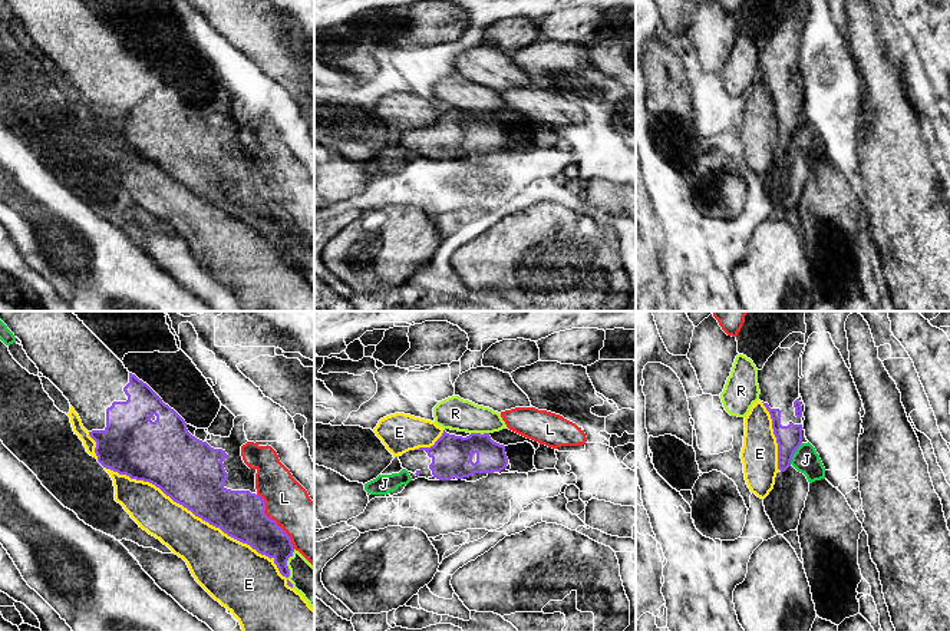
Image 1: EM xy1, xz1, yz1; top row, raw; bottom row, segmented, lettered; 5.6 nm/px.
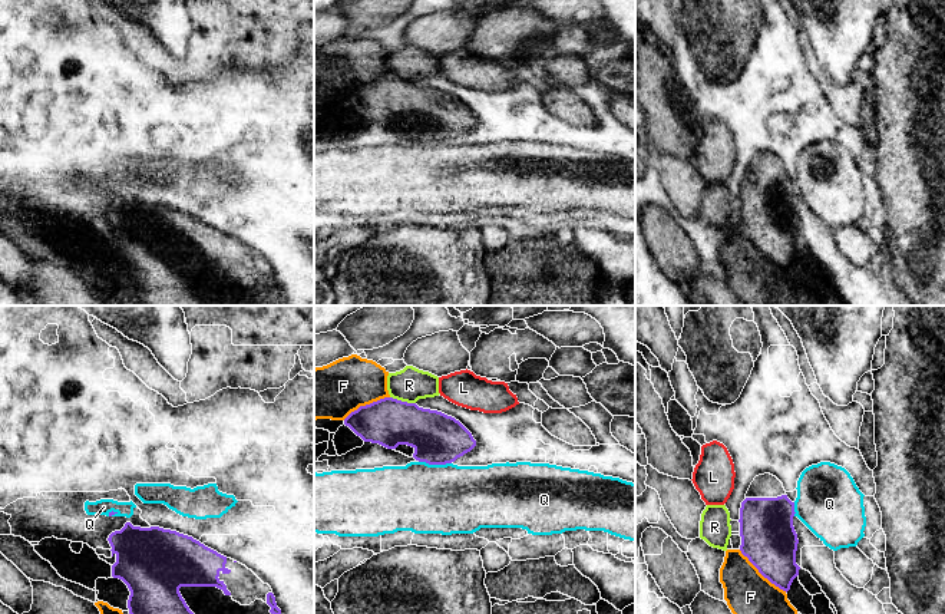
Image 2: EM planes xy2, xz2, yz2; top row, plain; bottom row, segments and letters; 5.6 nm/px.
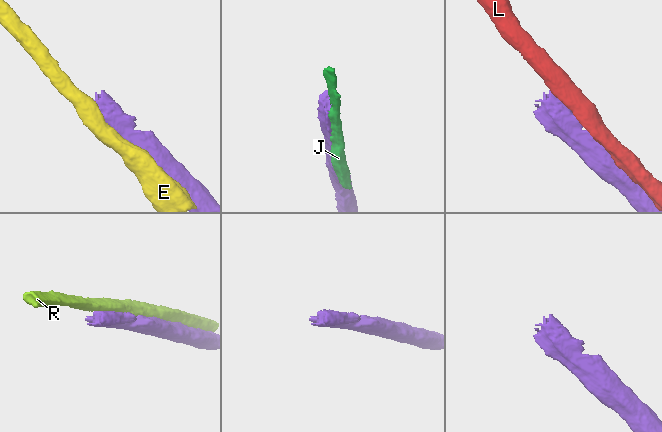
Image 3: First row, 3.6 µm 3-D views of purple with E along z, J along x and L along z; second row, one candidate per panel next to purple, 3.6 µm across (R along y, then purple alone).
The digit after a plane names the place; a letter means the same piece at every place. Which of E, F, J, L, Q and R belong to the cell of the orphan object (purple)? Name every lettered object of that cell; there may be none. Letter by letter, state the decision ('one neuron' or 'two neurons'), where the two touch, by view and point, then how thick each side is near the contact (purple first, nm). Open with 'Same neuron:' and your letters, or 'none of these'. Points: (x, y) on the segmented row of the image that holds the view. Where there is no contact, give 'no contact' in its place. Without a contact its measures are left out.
Same neuron: none of these
E: two neurons; meets purple in xy1 at (188, 509); 360 nm thick on the purple side, 280 nm on the other
F: two neurons; meets purple in yz2 at (762, 574); 300 nm thick on the purple side, 260 nm on the other
J: two neurons; meets purple in yz1 at (794, 452); 140 nm thick on the purple side, 150 nm on the other
L: two neurons; meets purple in xy1 at (274, 521); 280 nm thick on the purple side, 280 nm on the other
Q: two neurons; meets purple in xz2 at (435, 464); 280 nm thick on the purple side, 380 nm on the other
R: two neurons; meets purple in xy1 at (287, 568); 190 nm thick on the purple side, 190 nm on the other

